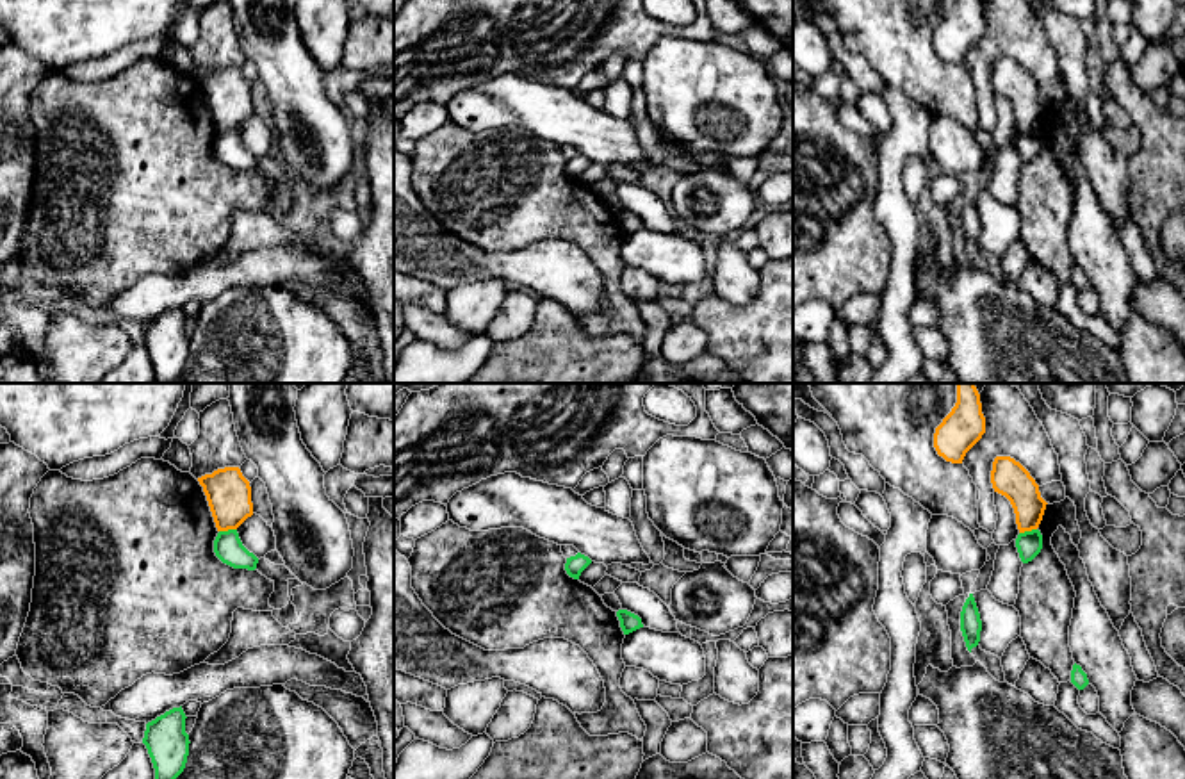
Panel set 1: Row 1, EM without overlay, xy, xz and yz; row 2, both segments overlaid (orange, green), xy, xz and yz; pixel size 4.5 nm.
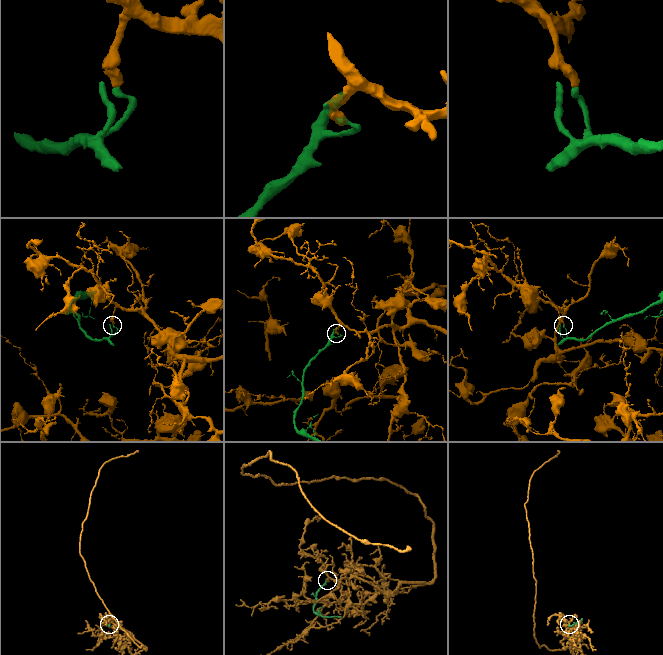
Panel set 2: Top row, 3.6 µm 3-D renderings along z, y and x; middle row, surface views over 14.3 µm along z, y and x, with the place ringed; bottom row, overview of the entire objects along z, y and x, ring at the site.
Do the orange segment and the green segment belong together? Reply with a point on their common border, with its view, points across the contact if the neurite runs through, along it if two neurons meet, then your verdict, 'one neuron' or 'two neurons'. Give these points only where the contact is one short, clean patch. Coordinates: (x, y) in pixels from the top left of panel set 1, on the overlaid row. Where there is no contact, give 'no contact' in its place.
xy (227, 530) | along xy (236, 528), (220, 532) | two neurons

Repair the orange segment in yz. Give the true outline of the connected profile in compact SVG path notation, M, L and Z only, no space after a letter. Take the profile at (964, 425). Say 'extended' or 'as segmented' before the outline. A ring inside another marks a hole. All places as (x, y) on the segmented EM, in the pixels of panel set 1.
as segmented | M955 383L957 403L934 433L934 447L952 463L962 463L966 453L985 433L980 394L975 383Z

